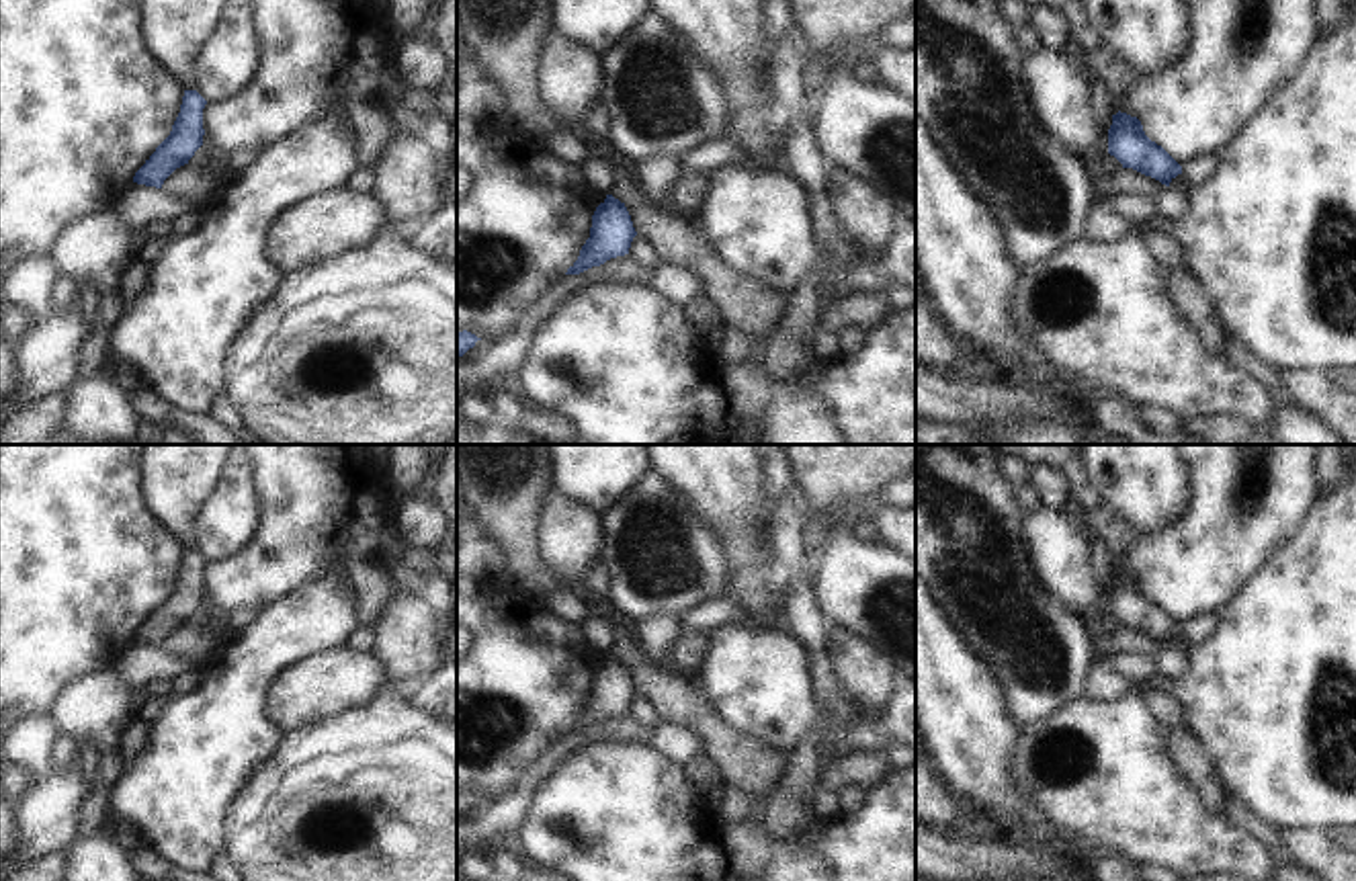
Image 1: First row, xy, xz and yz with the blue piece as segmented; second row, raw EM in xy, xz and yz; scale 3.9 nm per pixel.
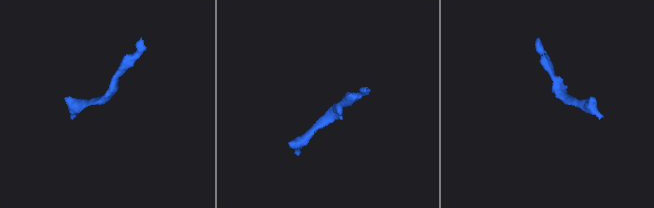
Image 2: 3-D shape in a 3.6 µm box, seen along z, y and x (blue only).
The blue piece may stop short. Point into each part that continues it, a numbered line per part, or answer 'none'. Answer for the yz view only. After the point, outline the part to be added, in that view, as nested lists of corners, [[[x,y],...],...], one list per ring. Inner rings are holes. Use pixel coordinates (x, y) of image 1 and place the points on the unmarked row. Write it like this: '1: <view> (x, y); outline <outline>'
none

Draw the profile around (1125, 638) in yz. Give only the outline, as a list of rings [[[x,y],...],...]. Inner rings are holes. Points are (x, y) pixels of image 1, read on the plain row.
[[[1086,615],[1086,621],[1088,621],[1088,629],[1092,631],[1094,654],[1127,649],[1131,654],[1143,654],[1155,660],[1168,647],[1159,639],[1145,635],[1133,627],[1118,627],[1112,633],[1102,633],[1096,615]]]

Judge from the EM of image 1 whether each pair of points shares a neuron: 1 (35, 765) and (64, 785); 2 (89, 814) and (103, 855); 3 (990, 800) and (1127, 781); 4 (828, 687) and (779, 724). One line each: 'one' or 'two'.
1: two
2: two
3: two
4: two

